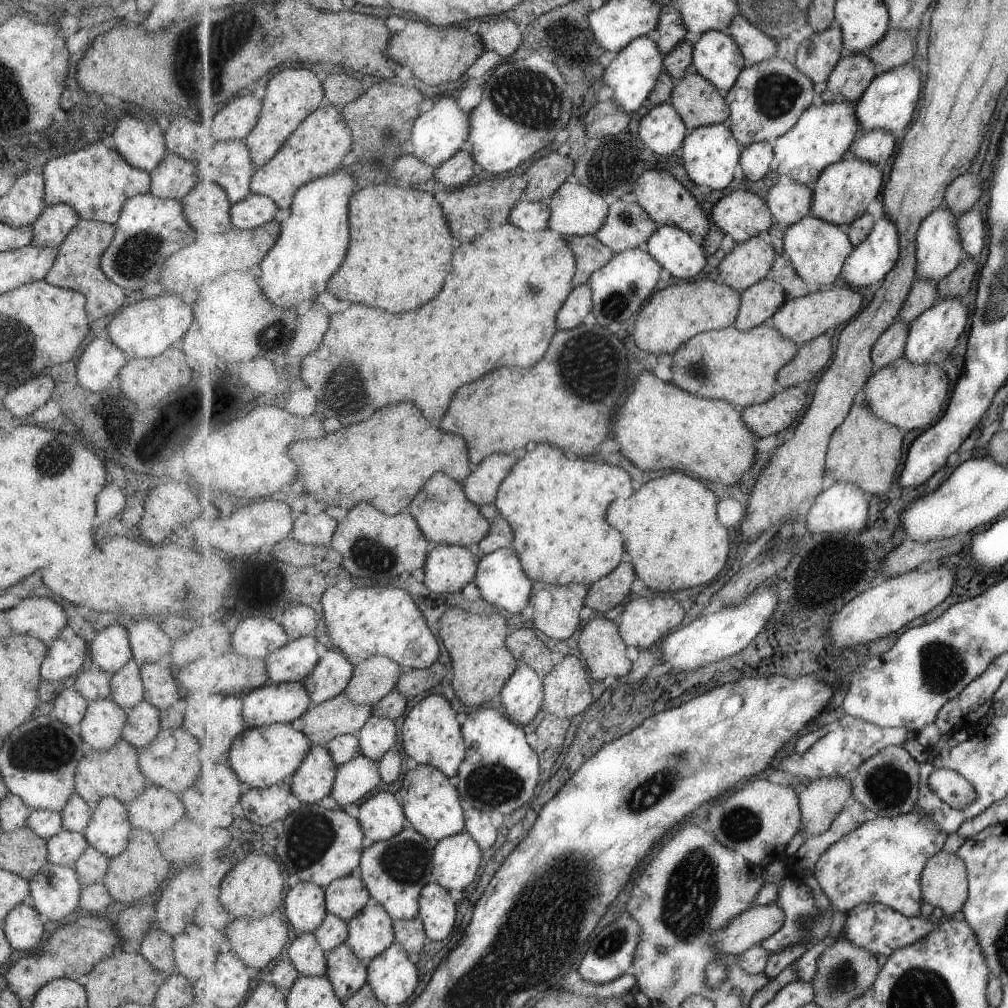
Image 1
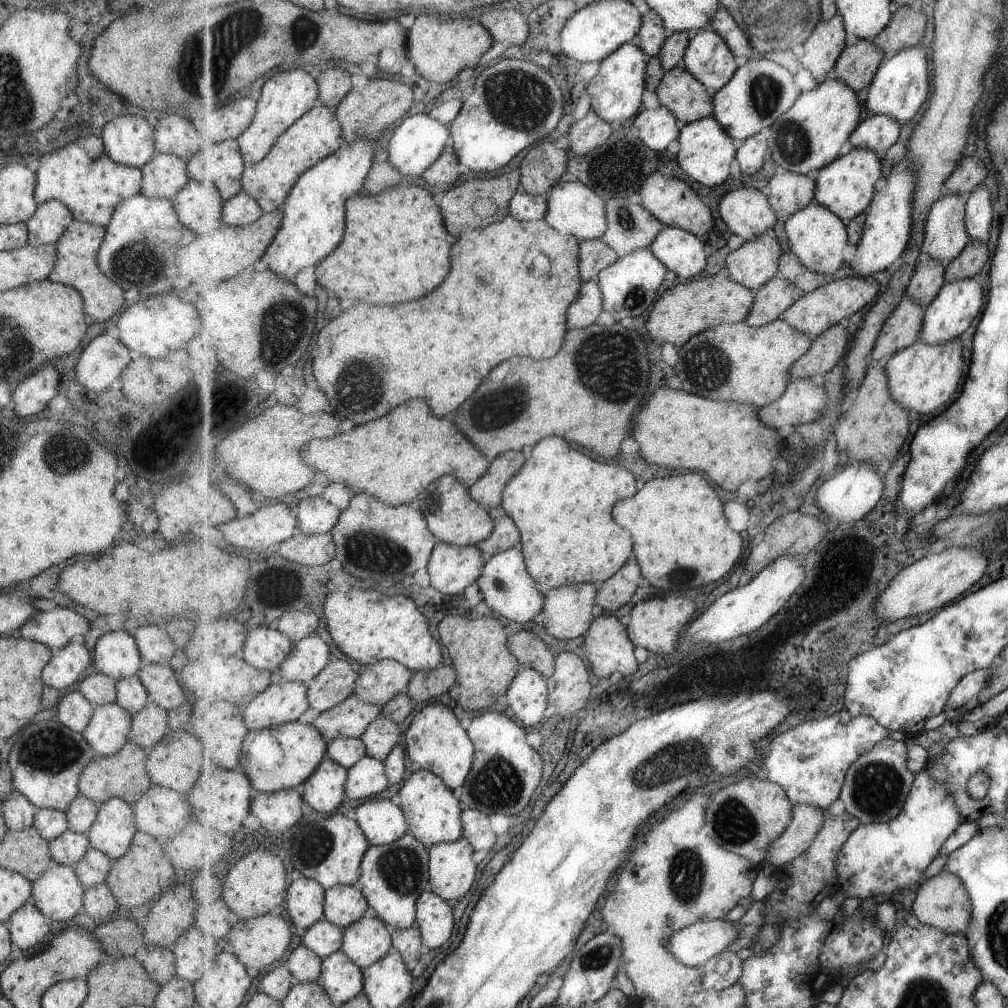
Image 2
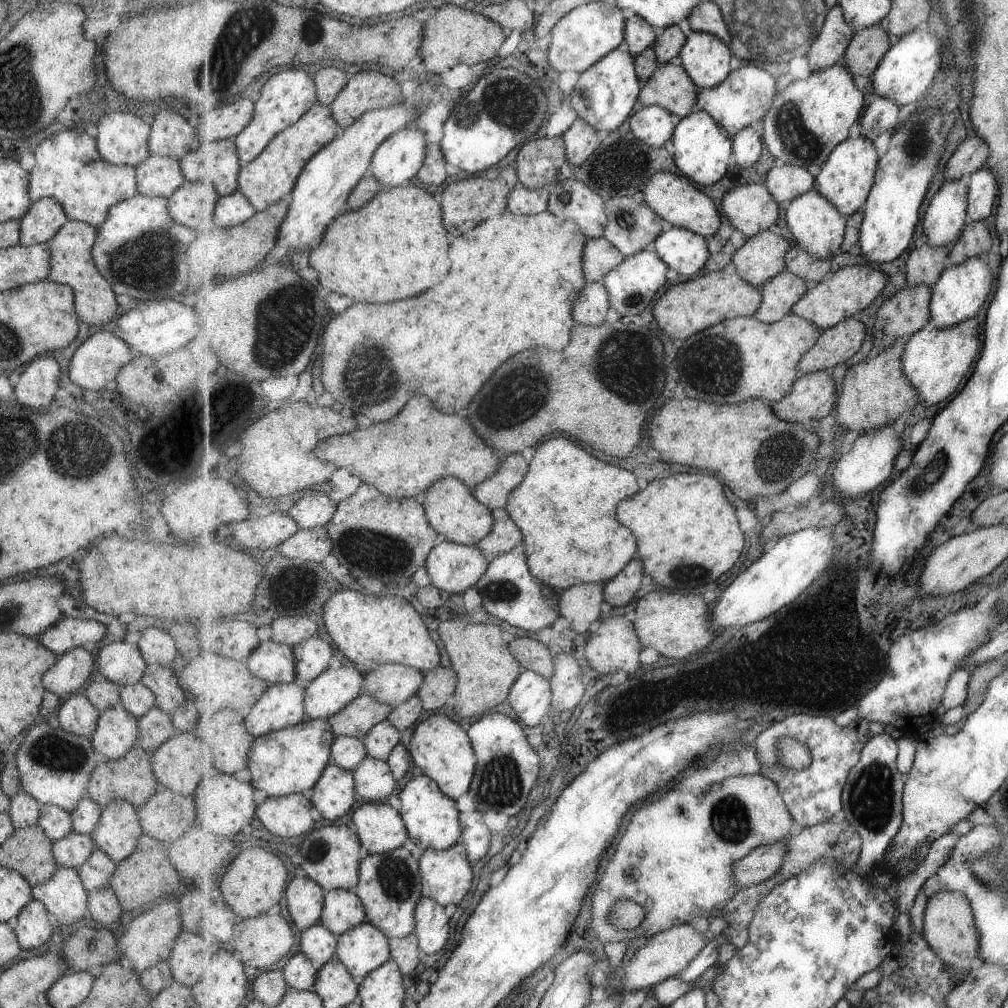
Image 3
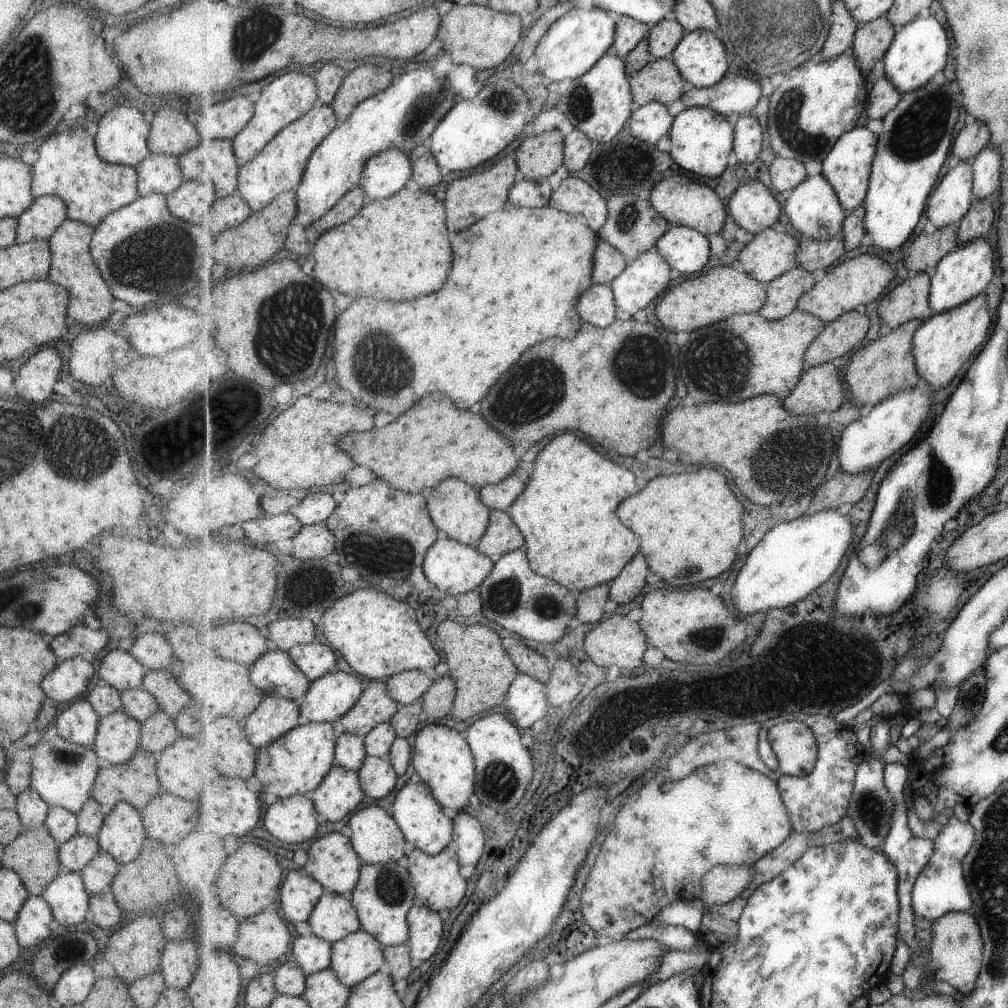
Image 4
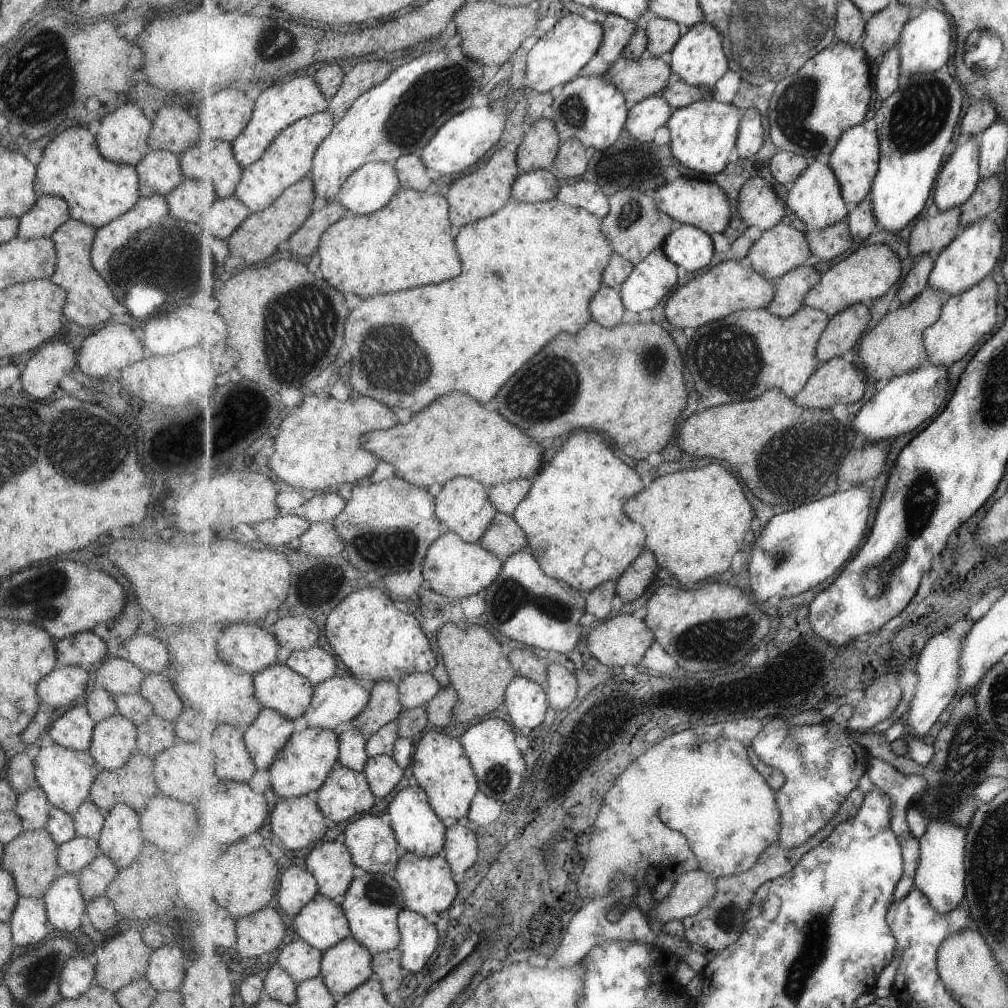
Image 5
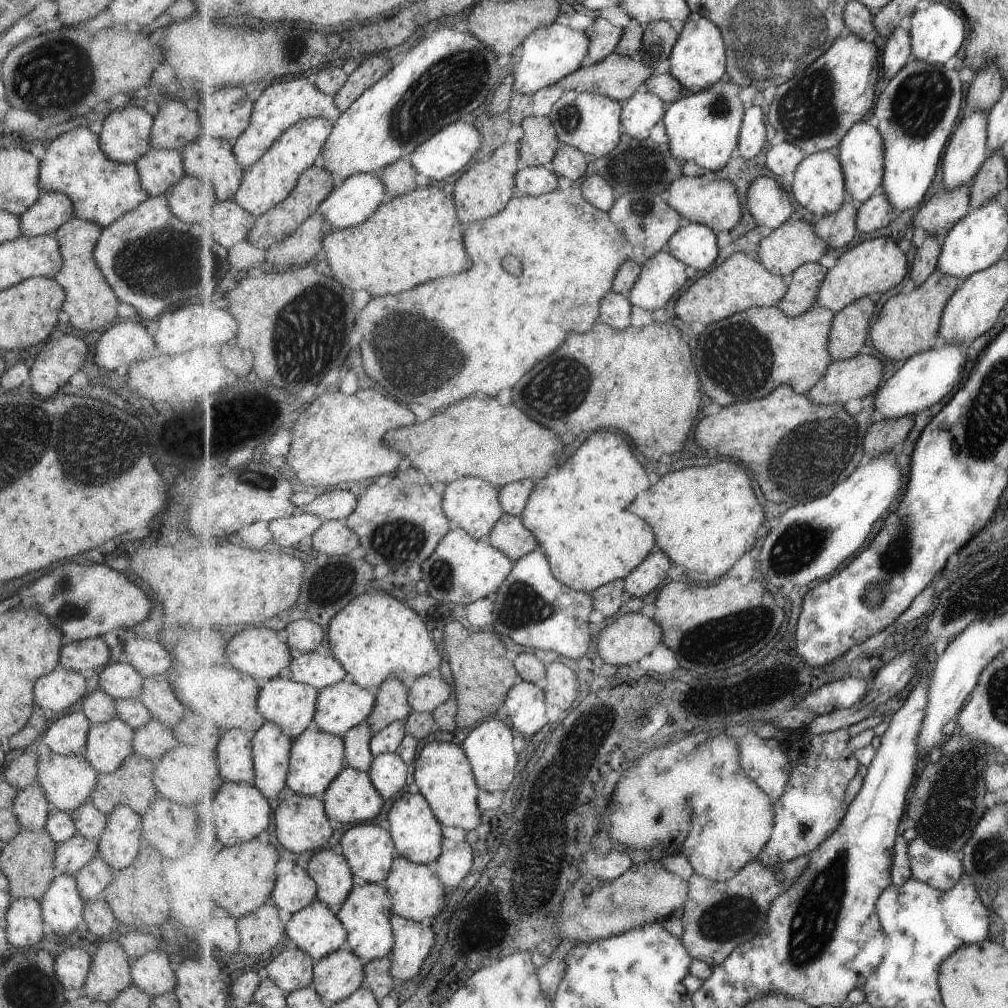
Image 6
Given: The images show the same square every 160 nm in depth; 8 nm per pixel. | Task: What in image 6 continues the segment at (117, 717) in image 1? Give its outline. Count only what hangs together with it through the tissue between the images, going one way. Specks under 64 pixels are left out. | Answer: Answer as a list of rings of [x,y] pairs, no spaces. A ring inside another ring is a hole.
[[[116,717],[91,725],[82,755],[97,774],[114,772],[132,754],[134,730]]]

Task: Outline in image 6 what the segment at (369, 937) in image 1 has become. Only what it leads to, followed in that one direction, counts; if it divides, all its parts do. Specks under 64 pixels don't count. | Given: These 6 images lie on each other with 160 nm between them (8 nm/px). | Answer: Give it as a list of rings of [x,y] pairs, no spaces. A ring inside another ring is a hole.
[[[346,949],[314,962],[315,990],[328,1005],[358,992],[366,983],[366,962]]]

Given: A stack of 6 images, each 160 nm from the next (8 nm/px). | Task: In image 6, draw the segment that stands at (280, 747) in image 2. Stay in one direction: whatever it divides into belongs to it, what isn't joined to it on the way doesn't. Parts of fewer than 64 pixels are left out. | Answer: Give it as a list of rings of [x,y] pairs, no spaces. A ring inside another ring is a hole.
[[[307,730],[293,743],[287,787],[302,796],[323,796],[335,778],[346,768],[346,745],[343,737]]]

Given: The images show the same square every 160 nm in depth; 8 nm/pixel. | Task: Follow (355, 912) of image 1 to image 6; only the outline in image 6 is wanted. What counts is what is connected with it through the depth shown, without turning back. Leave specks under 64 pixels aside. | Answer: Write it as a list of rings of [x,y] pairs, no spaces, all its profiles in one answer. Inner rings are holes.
[[[318,898],[310,906],[292,916],[287,924],[288,944],[305,950],[319,961],[345,949],[347,930],[336,910],[323,904]]]

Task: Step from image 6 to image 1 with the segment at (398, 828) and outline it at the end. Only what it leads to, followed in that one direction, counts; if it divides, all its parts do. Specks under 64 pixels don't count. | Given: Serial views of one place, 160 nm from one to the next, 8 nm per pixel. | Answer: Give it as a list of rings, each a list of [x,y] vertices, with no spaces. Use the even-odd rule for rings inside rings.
[[[418,765],[416,769],[407,771],[396,796],[402,802],[406,817],[413,828],[423,833],[428,839],[443,840],[466,830],[466,813],[461,806],[458,788],[451,784],[451,779],[442,770],[431,765]]]

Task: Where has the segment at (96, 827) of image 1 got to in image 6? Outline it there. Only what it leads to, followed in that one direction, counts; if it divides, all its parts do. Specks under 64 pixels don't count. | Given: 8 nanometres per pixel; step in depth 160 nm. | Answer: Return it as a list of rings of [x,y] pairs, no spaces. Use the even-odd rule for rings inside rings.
[[[119,805],[105,816],[107,824],[96,841],[96,856],[117,872],[131,864],[139,852],[140,814]]]

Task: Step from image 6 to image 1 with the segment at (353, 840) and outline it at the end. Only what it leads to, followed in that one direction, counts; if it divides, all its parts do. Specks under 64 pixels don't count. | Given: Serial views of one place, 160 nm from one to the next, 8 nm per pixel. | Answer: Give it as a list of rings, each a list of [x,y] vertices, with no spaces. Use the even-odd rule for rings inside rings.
[[[386,791],[371,796],[359,806],[358,812],[366,837],[373,843],[389,840],[403,832],[408,819],[396,793]]]

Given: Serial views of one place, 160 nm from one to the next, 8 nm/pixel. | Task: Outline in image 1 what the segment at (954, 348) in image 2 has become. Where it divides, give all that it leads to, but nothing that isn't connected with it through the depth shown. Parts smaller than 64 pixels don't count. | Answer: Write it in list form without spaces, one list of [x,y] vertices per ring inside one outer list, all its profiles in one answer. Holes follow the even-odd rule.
[[[903,356],[891,366],[875,370],[861,396],[868,413],[905,431],[934,425],[944,415],[943,408],[949,400],[949,378],[942,367],[943,364],[915,364]]]

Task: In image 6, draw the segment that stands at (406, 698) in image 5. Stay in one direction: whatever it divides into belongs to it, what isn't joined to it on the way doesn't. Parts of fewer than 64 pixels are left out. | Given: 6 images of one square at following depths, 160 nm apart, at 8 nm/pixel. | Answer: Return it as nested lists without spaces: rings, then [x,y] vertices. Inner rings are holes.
[[[437,673],[421,676],[410,688],[410,706],[414,712],[433,712],[455,697],[451,686]]]

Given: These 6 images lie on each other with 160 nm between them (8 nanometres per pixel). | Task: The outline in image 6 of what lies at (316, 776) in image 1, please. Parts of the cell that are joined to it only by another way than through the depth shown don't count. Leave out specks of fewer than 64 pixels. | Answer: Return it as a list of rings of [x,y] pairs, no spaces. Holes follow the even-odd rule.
[[[346,767],[322,796],[327,816],[338,824],[360,824],[375,820],[385,798],[373,785],[368,772]]]

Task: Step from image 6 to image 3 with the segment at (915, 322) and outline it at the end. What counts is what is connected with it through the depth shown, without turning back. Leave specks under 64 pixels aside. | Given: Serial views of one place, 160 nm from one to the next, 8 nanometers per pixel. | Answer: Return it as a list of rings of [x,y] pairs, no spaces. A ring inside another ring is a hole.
[[[899,339],[893,346],[885,349],[867,362],[851,366],[845,372],[842,392],[839,394],[835,417],[837,423],[851,432],[864,435],[881,427],[896,425],[909,414],[910,410],[918,410],[922,406],[918,390],[905,376],[902,367],[906,341]]]

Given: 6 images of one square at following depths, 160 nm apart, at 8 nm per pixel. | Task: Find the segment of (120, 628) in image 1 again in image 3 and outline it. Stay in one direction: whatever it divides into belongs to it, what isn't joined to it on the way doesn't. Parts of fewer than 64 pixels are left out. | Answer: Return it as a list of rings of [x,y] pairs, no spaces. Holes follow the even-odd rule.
[[[123,638],[98,648],[94,661],[98,677],[119,687],[137,683],[147,665],[136,645],[126,643]]]

